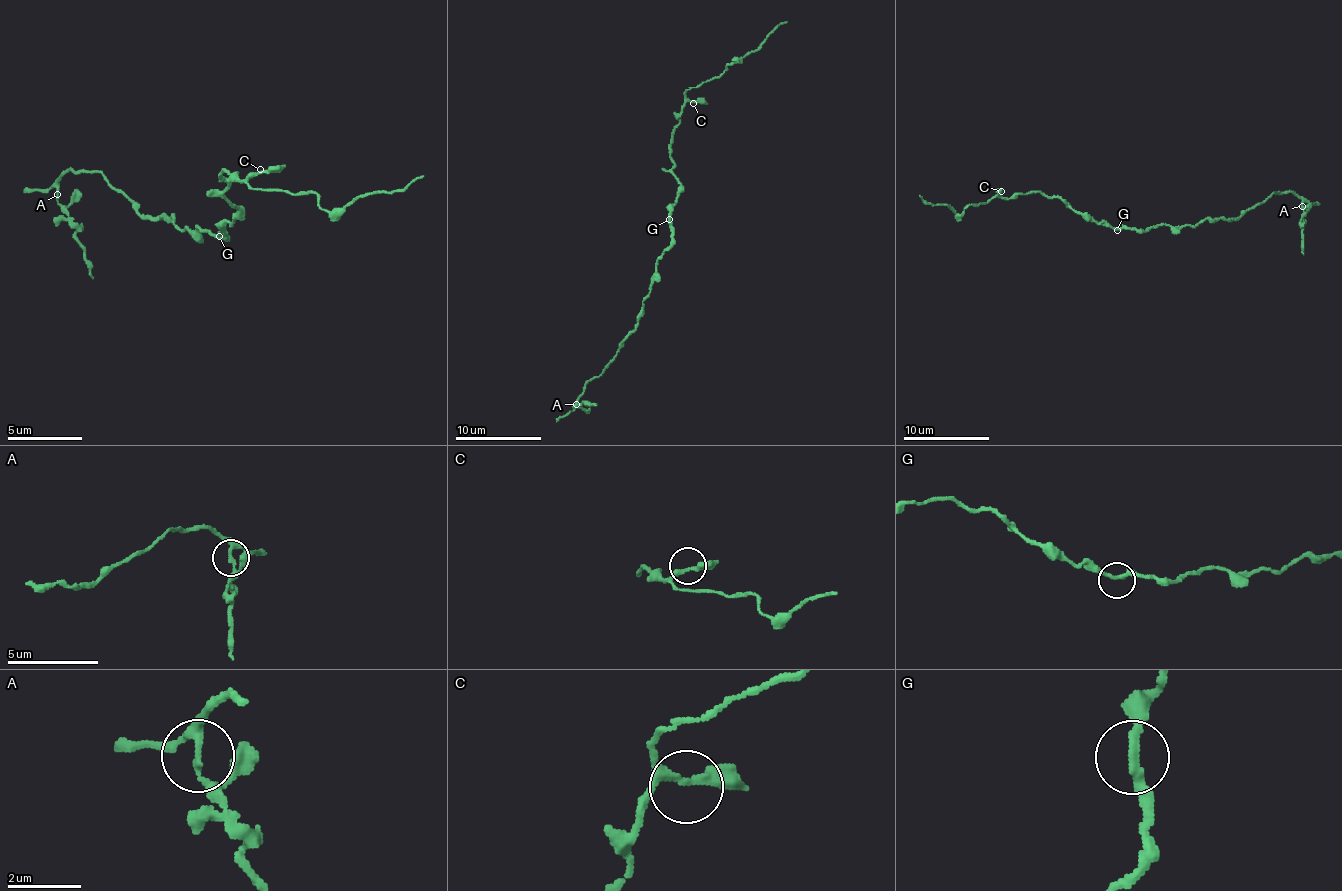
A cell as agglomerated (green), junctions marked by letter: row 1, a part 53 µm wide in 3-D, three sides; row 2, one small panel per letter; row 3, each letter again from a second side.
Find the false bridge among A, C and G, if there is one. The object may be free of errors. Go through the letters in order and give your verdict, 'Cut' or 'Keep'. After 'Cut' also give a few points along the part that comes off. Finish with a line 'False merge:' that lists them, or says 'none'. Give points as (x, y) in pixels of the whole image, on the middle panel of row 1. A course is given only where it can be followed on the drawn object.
A: Cut. Course of the part to remove: (576, 405), (595, 405)
C: Keep
G: Keep
False merge: A

